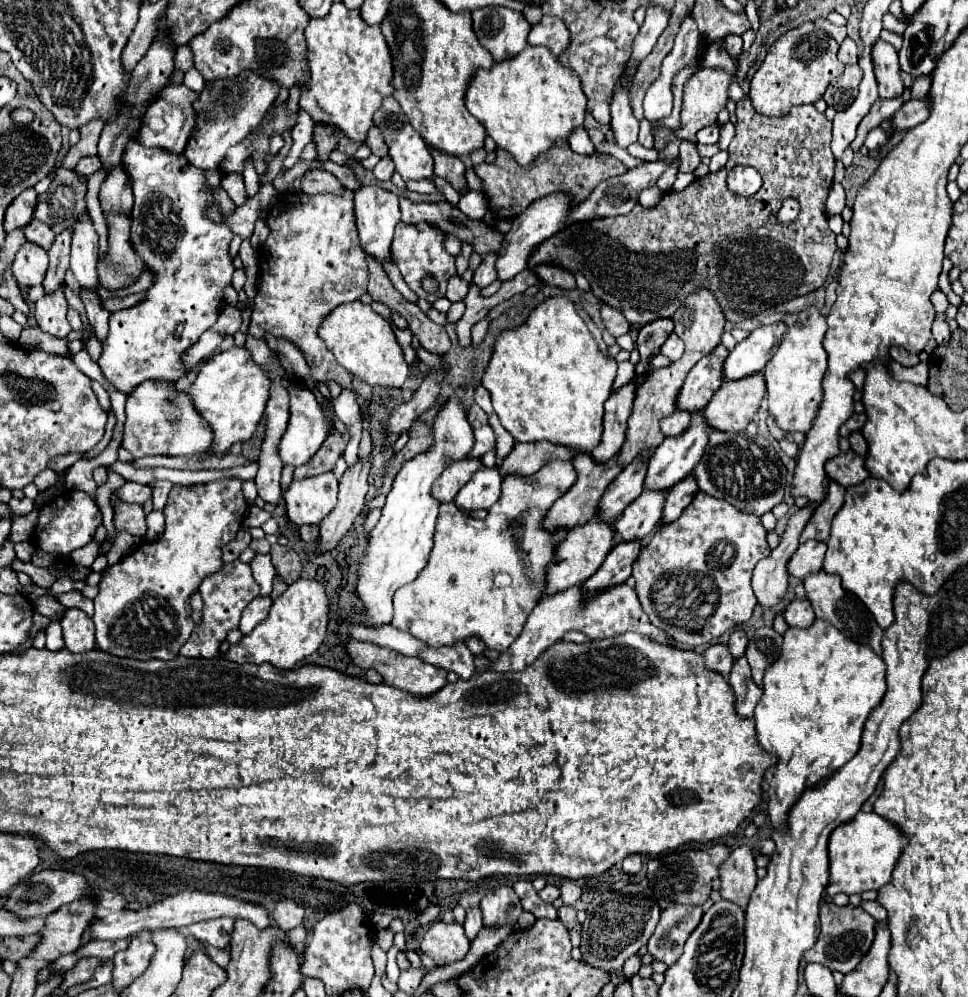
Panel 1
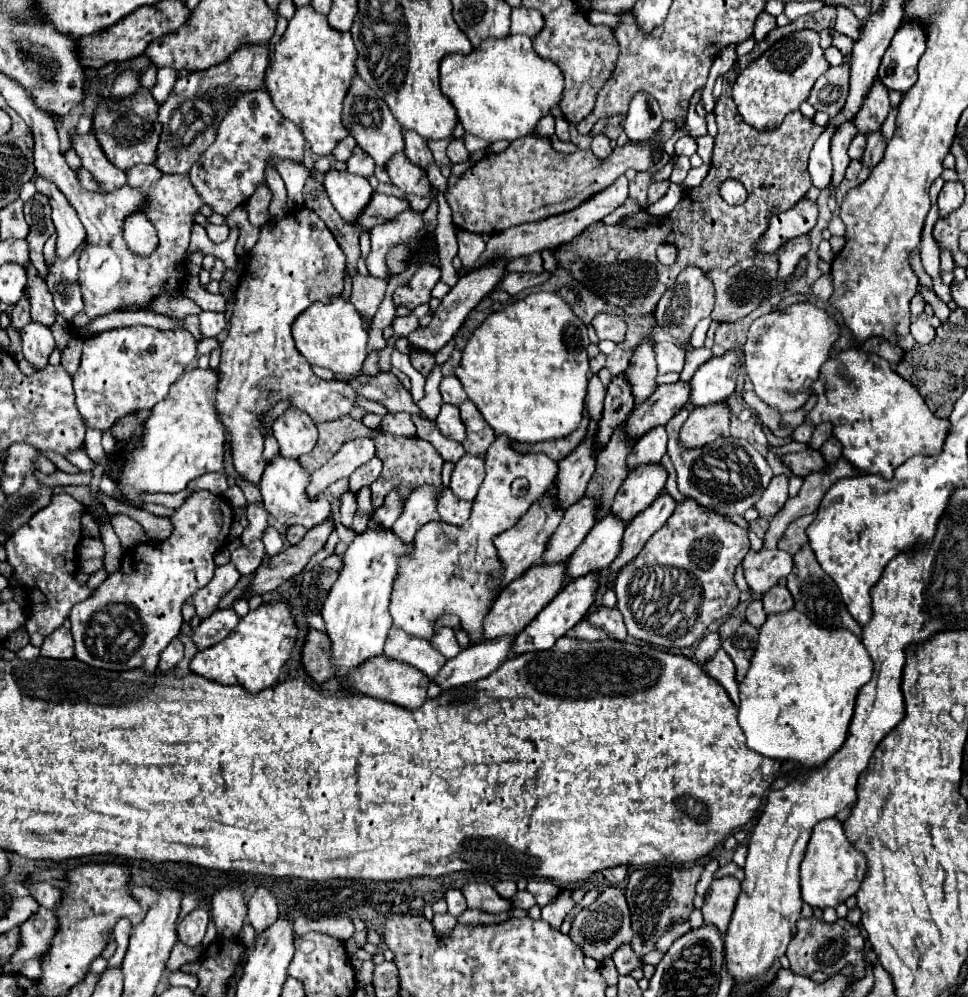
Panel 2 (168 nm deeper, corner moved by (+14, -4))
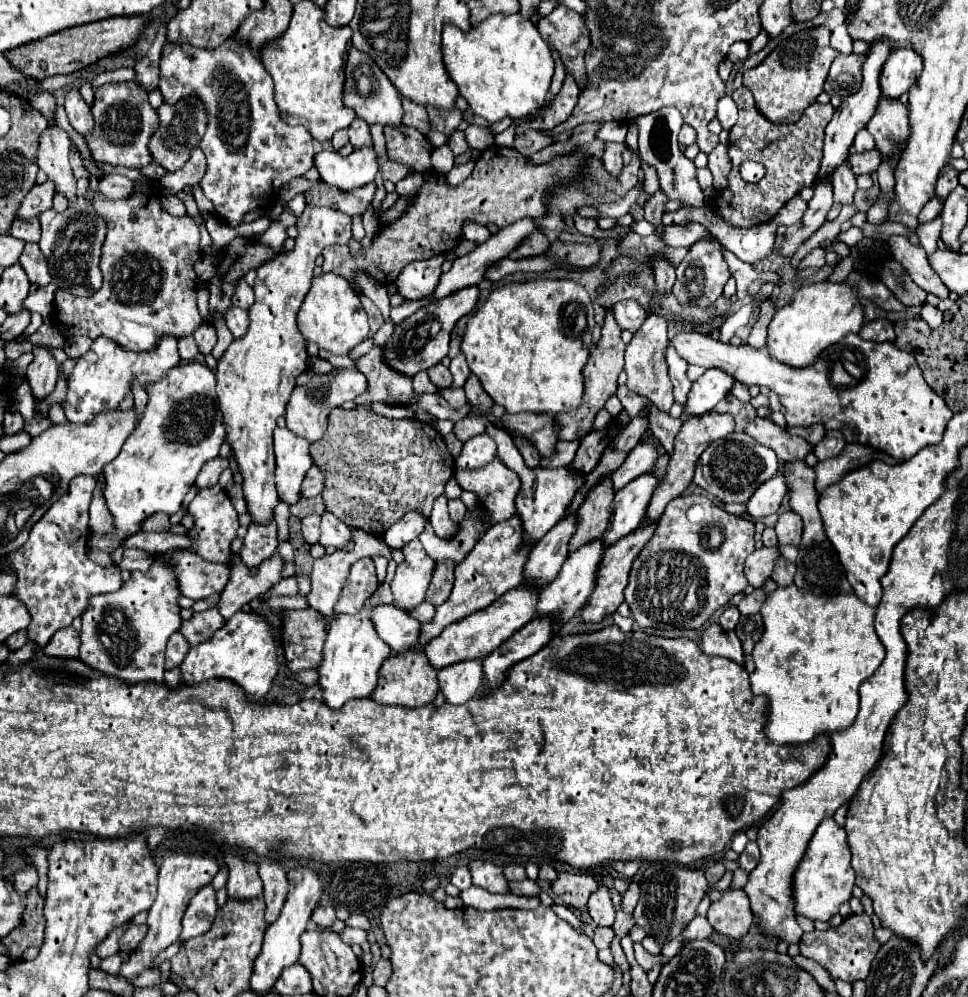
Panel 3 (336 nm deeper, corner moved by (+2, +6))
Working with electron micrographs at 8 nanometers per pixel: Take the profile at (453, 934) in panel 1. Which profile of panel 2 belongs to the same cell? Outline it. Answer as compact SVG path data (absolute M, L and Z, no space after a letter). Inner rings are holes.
M434 914L434 918L432 918L432 926L436 928L436 934L438 934L440 938L450 936L450 932L452 932L452 928L454 928L456 924L458 924L458 920L452 918L452 916L448 916L448 914L442 914L442 916Z

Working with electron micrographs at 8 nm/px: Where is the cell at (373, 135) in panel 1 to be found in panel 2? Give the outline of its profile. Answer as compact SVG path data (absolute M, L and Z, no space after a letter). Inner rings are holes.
M348 134L348 136L346 136L346 138L344 138L336 148L334 148L334 152L332 152L332 154L334 154L334 158L336 158L336 160L344 160L344 162L346 162L346 160L348 160L348 156L352 156L352 148L356 148L356 146L358 146L358 144L356 144L356 140Z

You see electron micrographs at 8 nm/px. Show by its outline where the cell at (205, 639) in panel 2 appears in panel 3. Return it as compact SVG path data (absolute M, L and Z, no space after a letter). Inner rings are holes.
M216 608L212 610L204 610L204 612L194 612L190 620L184 620L184 626L180 626L180 634L184 634L186 642L190 642L190 646L196 646L200 642L204 642L206 638L210 638L218 628L224 626L224 618L220 616L220 612Z

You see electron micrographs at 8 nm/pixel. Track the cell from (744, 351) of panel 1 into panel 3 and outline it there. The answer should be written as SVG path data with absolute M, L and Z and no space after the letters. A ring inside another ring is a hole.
M708 370L704 376L700 376L694 384L692 390L688 392L688 406L686 414L688 416L702 416L710 412L732 388L734 380L722 370Z

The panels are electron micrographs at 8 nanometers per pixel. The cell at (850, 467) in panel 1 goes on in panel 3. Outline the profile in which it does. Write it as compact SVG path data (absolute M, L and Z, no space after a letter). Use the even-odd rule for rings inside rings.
M754 418L752 422L748 422L744 432L762 446L770 446L776 452L776 456L784 462L804 460L806 454L812 450L812 446L806 440L788 434L784 428L776 426L770 418Z

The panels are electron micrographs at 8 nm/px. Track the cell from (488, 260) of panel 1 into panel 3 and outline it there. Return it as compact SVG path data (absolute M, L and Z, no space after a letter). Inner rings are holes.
M472 220L464 222L462 232L464 232L464 238L466 238L466 240L478 242L478 244L482 244L482 242L486 242L486 240L490 238L490 230L488 230L486 226L480 226L478 222L472 222Z

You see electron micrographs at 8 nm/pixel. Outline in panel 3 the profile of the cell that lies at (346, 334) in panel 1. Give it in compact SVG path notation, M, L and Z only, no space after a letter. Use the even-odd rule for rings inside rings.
M332 272L314 276L312 288L302 302L296 320L302 336L308 342L316 342L320 348L342 356L346 356L356 344L366 340L370 334L368 316L360 304L360 298L354 294L348 280Z

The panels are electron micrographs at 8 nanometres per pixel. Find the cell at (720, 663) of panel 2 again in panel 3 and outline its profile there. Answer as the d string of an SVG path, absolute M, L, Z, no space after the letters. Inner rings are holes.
M710 624L704 634L702 634L702 642L700 648L704 650L704 654L708 656L724 656L728 660L734 660L738 664L744 664L744 654L742 654L742 646L740 640L736 636L736 632L726 632L720 630L718 624Z

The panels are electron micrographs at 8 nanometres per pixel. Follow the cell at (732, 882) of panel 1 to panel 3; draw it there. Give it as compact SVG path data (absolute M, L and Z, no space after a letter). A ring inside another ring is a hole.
M730 888L722 894L718 902L710 904L706 918L716 932L736 938L736 940L748 934L750 924L754 920L746 892L730 890Z

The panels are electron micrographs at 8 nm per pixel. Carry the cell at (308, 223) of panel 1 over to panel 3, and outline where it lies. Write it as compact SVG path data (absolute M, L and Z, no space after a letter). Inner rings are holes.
M306 206L296 222L298 236L292 252L280 252L274 260L258 268L254 292L256 302L250 312L250 330L242 340L230 344L216 368L220 410L226 424L226 440L242 474L242 490L248 514L254 524L268 524L280 502L274 482L272 432L276 418L284 416L286 402L296 376L308 368L306 340L296 326L296 314L312 284L314 260L330 244L348 244L352 238L350 216L332 208Z

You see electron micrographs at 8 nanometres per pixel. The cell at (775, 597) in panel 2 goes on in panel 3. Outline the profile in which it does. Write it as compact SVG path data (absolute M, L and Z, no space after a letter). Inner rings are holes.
M780 556L772 570L772 580L778 586L790 586L794 582L794 572L796 572L796 566L792 562L788 562L784 556Z

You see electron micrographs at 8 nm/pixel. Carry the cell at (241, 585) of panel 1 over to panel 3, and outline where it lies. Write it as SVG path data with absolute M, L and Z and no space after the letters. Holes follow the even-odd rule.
M178 632L172 634L172 638L168 640L168 646L166 646L166 664L164 664L166 670L172 670L172 668L180 666L188 650L190 650L190 646L182 638L182 634L178 634Z

